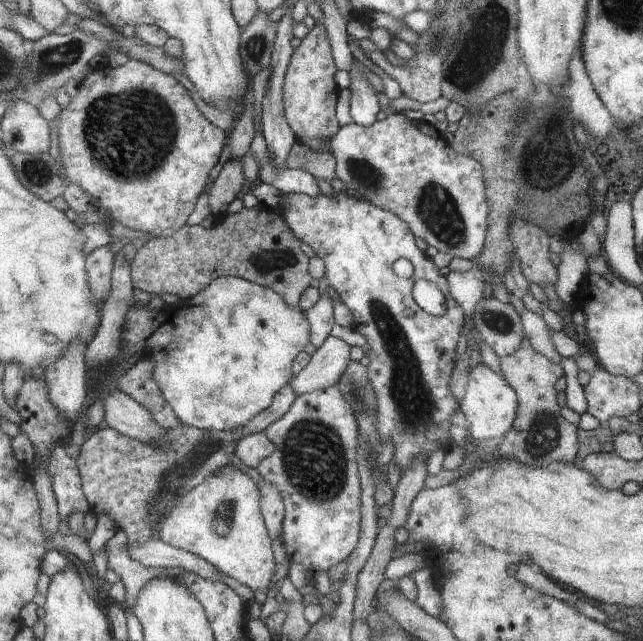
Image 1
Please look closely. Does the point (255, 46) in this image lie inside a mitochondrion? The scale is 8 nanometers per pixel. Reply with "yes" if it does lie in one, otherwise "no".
yes

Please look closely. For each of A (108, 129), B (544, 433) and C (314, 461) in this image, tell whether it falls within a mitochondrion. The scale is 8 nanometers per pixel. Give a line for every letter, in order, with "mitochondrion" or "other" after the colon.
A: mitochondrion
B: mitochondrion
C: mitochondrion

